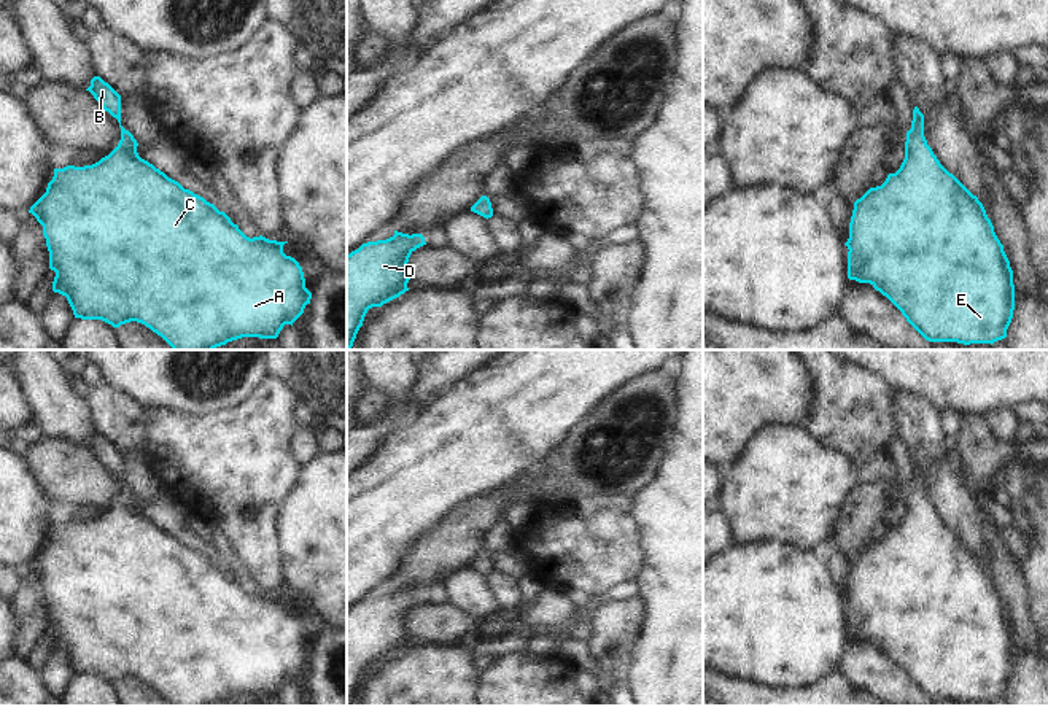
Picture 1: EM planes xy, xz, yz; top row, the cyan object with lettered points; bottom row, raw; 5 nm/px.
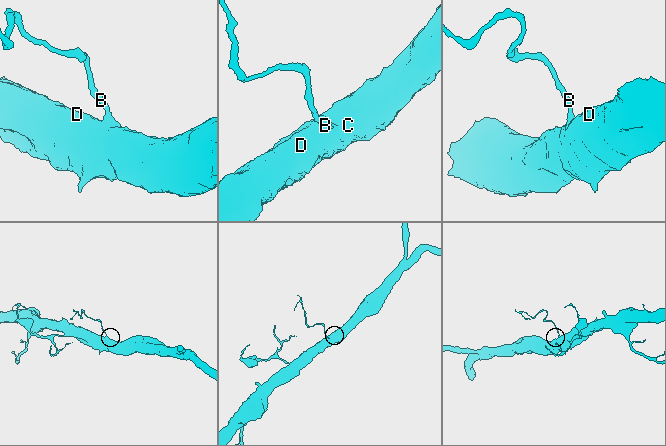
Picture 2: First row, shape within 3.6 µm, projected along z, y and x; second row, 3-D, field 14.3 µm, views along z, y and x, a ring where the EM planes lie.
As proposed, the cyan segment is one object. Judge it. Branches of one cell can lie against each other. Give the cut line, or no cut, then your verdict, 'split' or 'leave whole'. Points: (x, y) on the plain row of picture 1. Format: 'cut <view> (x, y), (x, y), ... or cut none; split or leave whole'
cut none; leave whole

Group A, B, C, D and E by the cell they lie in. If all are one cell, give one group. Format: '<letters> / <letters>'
A B C D E

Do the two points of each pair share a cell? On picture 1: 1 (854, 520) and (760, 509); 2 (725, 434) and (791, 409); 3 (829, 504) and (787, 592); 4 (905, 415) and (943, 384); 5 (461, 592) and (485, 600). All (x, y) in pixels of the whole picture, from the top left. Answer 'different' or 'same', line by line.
1: different
2: same
3: different
4: different
5: same

